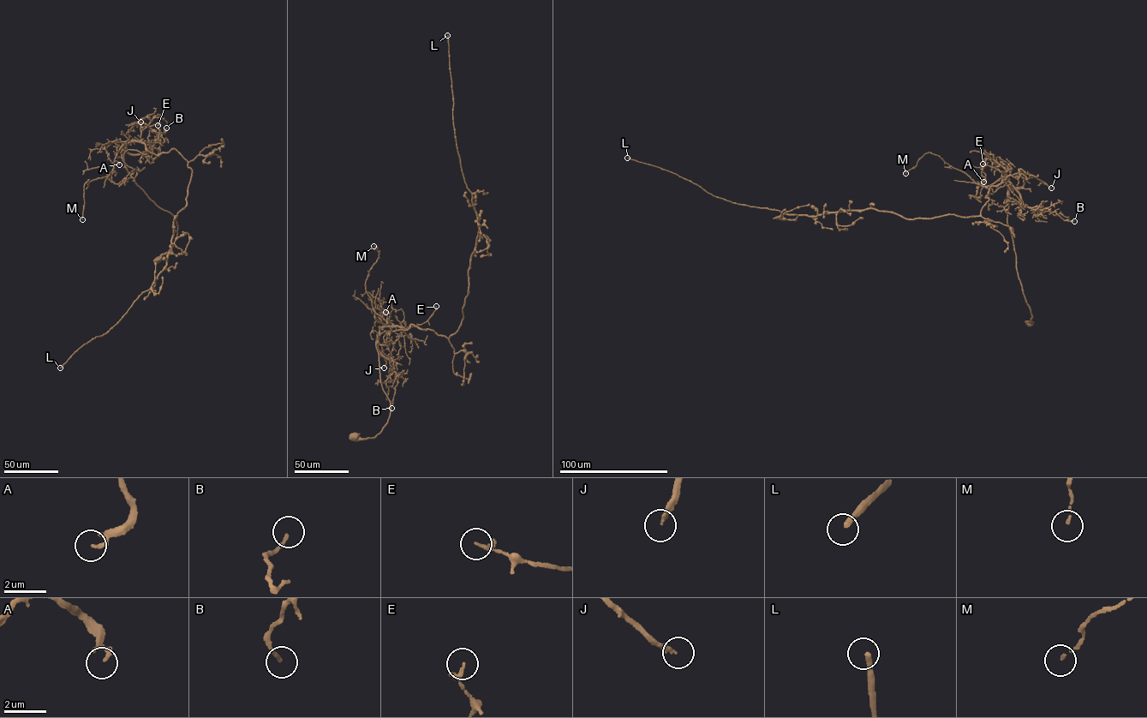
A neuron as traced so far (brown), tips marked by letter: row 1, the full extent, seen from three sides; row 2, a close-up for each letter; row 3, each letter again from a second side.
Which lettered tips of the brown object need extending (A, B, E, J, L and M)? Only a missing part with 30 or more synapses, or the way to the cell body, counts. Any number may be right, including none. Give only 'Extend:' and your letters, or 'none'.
Extend: L

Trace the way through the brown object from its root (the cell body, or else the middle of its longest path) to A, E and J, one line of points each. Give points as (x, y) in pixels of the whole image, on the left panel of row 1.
A: (158, 260), (174, 242), (175, 216), (126, 168), (124, 152), (146, 154), (145, 145), (106, 144), (119, 164)
E: (158, 260), (174, 243), (177, 222), (135, 183), (123, 155), (128, 149), (146, 154), (140, 123), (158, 125)
J: (158, 260), (174, 243), (178, 226), (175, 216), (151, 200), (126, 168), (126, 151), (146, 153), (140, 122)

